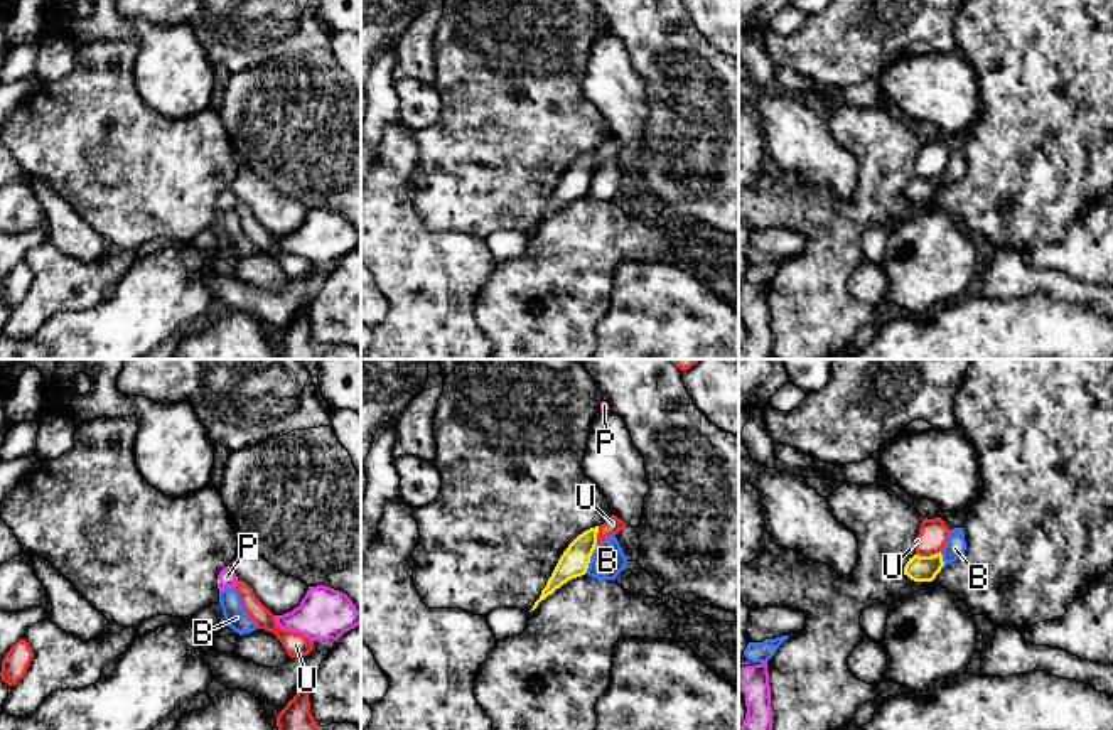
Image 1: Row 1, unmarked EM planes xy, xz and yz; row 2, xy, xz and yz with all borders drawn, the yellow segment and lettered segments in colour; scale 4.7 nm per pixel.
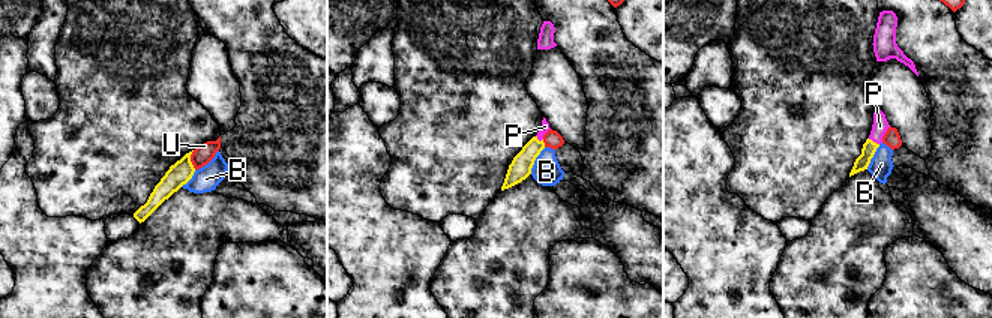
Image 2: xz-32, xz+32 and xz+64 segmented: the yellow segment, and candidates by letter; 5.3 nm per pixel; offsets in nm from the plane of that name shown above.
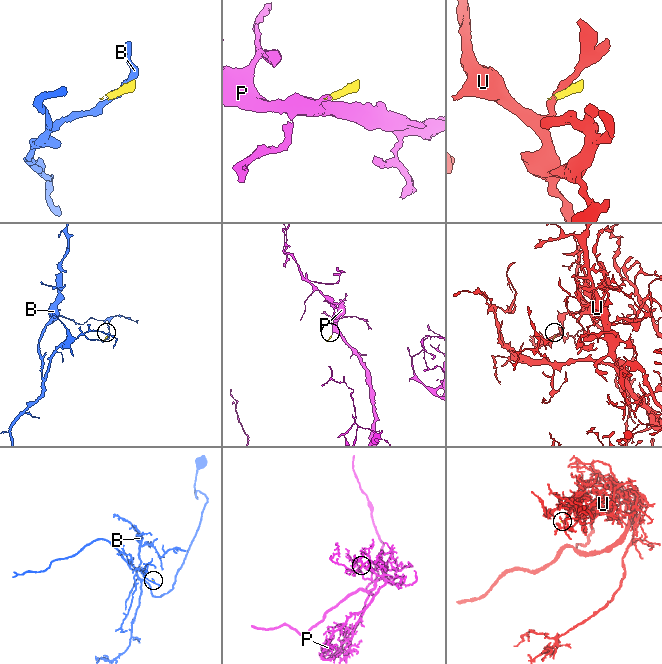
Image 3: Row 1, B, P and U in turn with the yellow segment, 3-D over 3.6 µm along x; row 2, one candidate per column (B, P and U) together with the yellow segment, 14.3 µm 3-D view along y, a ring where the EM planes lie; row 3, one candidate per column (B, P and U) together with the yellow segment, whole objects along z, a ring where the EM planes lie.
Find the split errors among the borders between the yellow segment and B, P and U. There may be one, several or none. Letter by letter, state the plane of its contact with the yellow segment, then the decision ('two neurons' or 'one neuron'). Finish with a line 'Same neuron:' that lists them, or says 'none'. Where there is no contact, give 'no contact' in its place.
B: xz | two neurons
P: no contact | one neuron
U: yz | two neurons
Same neuron: P

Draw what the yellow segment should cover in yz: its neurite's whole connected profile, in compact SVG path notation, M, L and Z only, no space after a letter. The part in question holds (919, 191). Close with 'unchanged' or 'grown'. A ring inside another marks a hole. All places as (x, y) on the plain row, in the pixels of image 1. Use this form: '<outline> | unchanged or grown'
M941 174L931 179L914 177L904 189L904 197L914 204L933 204L944 189Z | unchanged

